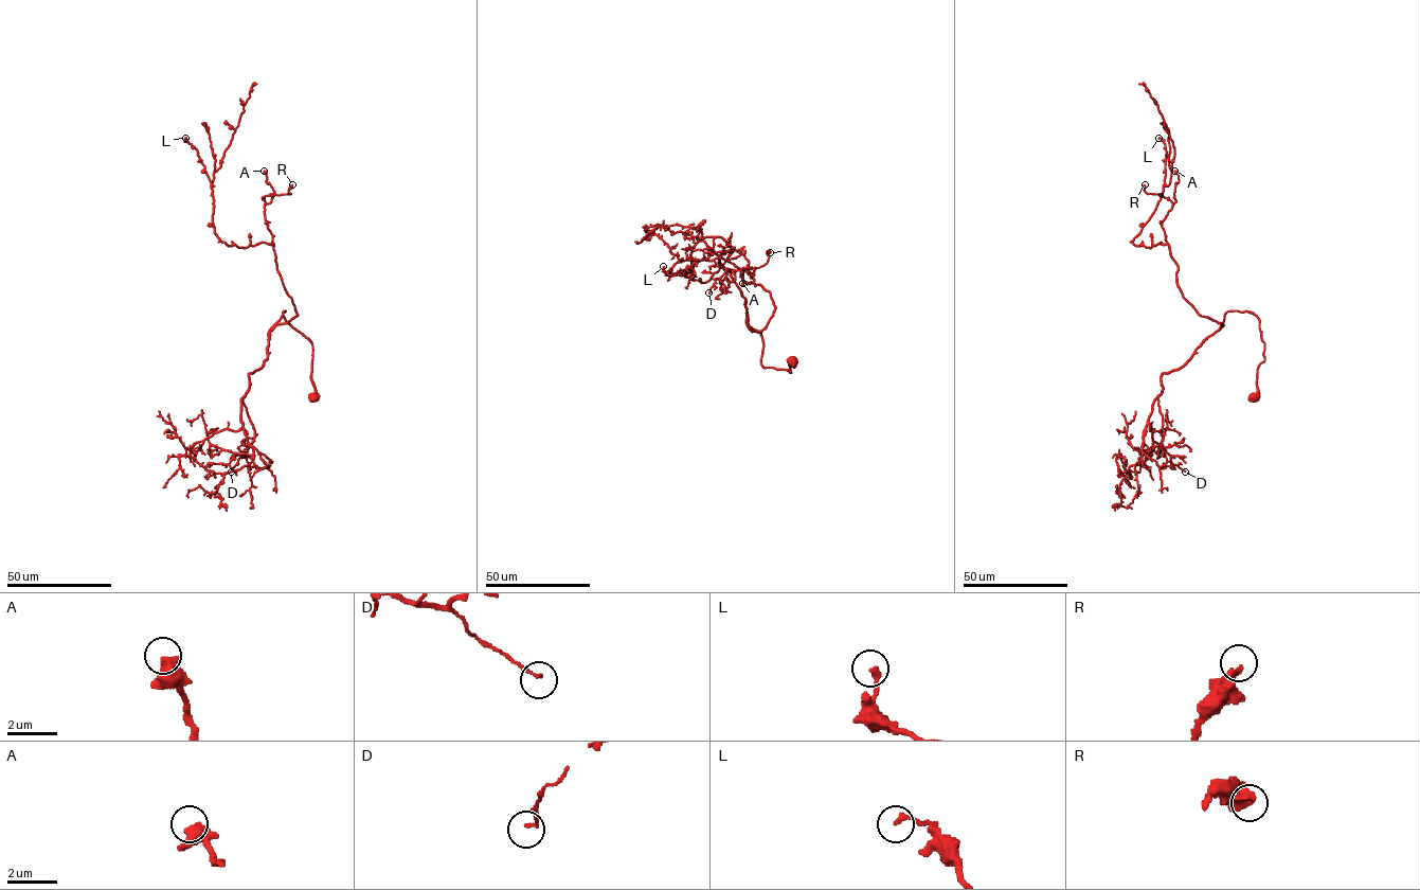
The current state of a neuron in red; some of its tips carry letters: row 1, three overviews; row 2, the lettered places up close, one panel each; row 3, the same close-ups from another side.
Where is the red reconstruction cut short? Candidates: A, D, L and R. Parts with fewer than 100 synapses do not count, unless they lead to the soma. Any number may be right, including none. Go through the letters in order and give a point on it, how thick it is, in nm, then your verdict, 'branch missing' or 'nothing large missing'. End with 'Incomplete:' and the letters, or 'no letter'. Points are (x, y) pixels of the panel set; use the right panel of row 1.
A: (1174, 171) | 550 nm | nothing large missing
D: (1185, 472) | 100 nm | nothing large missing
L: (1158, 138) | 220 nm | nothing large missing
R: (1145, 184) | 320 nm | nothing large missing
Incomplete: no letter

